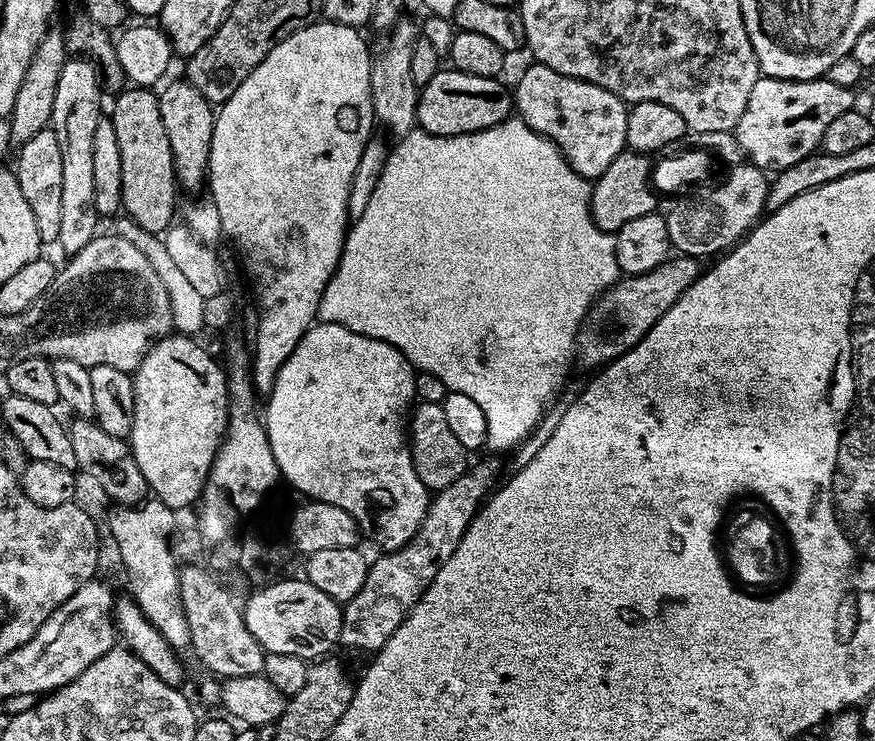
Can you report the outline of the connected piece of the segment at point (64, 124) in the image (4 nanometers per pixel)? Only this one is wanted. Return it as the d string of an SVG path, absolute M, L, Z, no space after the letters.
M83 58L65 59L62 74L58 74L58 90L54 90L54 110L50 126L58 138L58 147L62 149L62 203L61 222L56 244L64 247L68 254L82 250L98 235L98 217L94 206L94 134L98 130L98 122L102 119L100 112L100 92L102 80L98 69L91 60Z

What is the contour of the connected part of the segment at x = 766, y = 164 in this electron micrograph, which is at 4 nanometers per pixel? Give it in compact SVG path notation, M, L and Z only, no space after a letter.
M761 75L750 90L750 102L737 122L734 133L743 155L756 167L779 170L802 162L820 148L826 126L838 118L838 114L853 111L857 93L843 88L827 78L818 80L779 80Z

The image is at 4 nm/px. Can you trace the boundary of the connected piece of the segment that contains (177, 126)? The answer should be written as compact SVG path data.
M187 79L172 80L158 92L158 110L162 114L162 126L166 126L166 138L170 138L170 150L174 158L174 170L181 189L196 192L206 184L206 169L212 127L216 121L214 106Z

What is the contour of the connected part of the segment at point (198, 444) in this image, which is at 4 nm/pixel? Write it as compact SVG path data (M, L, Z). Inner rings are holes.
M169 334L156 341L152 349L146 354L146 358L136 367L132 385L134 386L134 426L132 427L132 435L130 443L132 453L138 462L138 470L142 470L142 478L146 478L148 483L148 491L155 499L162 501L166 506L177 510L188 508L192 503L195 505L197 501L203 497L204 485L208 483L208 475L212 469L214 458L220 449L220 443L224 440L224 434L228 430L228 377L225 369L203 348L200 344L195 344L188 336L176 336L177 334Z

